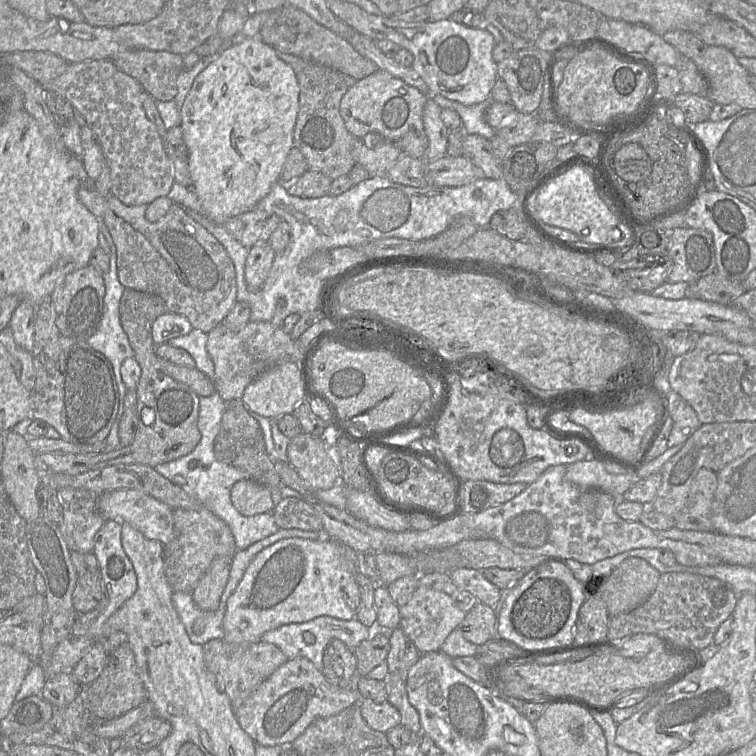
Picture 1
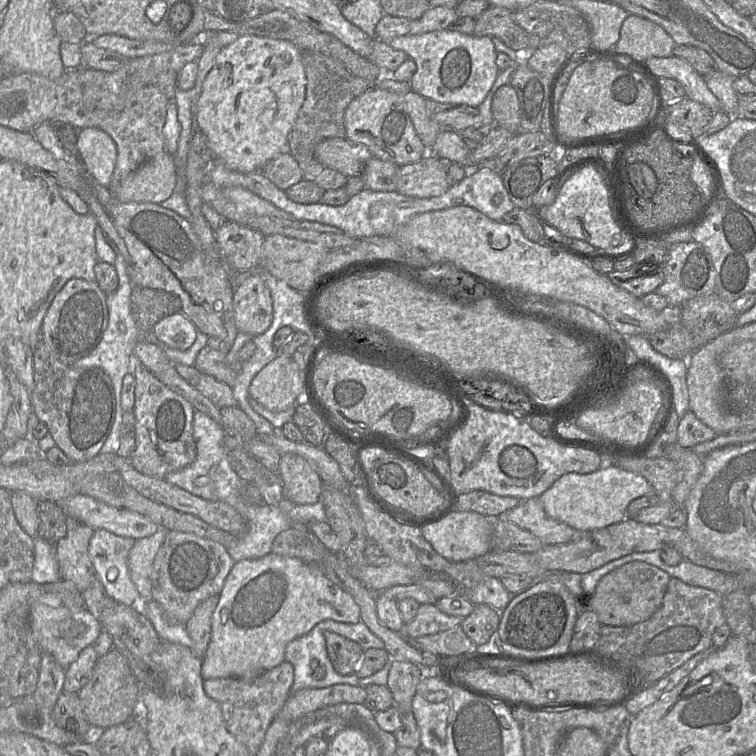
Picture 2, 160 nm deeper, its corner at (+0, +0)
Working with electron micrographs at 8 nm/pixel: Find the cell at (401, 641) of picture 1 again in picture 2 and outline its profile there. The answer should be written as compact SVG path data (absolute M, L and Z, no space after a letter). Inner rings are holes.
M391 661L387 687L399 712L412 712L412 701L423 678L423 668L407 661Z

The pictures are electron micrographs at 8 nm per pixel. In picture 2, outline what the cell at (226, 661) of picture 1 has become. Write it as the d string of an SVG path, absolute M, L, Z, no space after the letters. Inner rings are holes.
M285 660L254 680L207 679L203 682L203 688L206 695L220 705L228 731L248 749L250 755L256 755L268 728L290 697L293 683L294 667Z

